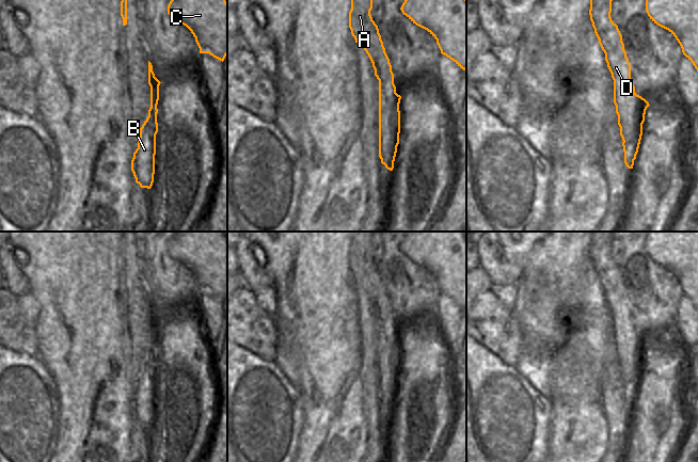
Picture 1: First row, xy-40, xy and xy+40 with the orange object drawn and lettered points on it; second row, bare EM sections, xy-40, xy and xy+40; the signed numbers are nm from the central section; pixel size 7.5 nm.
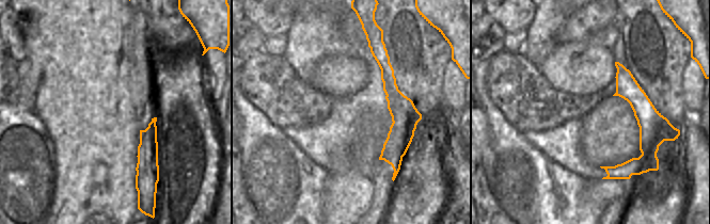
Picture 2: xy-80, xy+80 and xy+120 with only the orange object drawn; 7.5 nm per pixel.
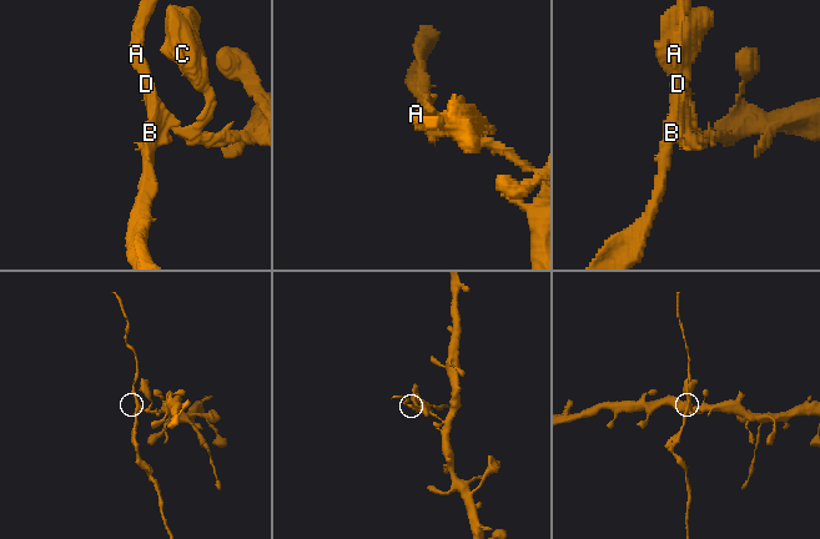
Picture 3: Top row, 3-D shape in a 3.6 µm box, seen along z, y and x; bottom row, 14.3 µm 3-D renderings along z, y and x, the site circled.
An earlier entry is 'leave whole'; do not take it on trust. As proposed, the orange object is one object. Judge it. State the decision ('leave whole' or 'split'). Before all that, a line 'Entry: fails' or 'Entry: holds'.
Entry: fails
split

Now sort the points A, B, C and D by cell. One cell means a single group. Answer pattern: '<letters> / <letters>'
A B D / C

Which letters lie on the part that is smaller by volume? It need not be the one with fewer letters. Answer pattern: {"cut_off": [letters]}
{"cut_off": ["A", "B", "D"]}

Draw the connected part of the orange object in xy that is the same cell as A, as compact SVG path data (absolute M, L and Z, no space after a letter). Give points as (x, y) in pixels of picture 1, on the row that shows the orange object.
M351 0L349 28L355 43L361 43L368 54L379 80L379 157L393 171L400 133L394 128L394 111L399 109L401 96L396 93L392 65L370 15L371 9L372 0Z

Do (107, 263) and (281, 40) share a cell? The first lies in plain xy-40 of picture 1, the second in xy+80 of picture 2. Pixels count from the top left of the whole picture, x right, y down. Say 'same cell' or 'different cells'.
different cells

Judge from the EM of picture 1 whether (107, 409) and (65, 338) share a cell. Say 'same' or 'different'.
same

